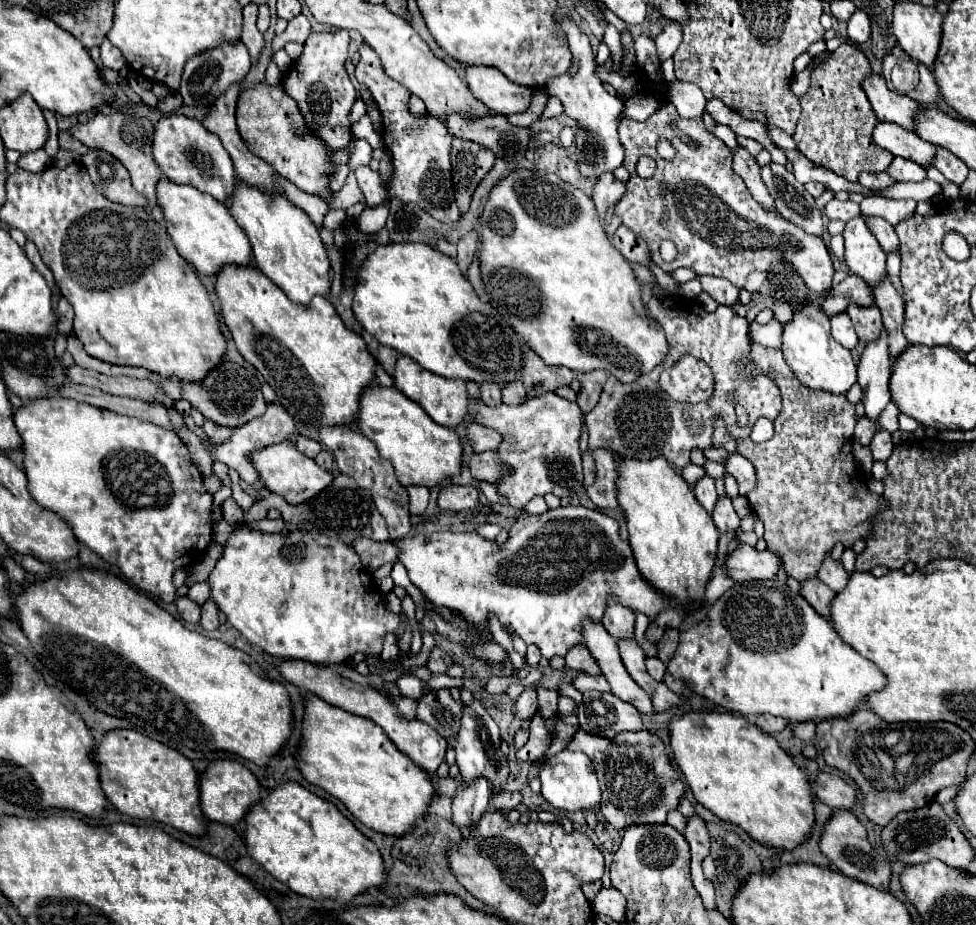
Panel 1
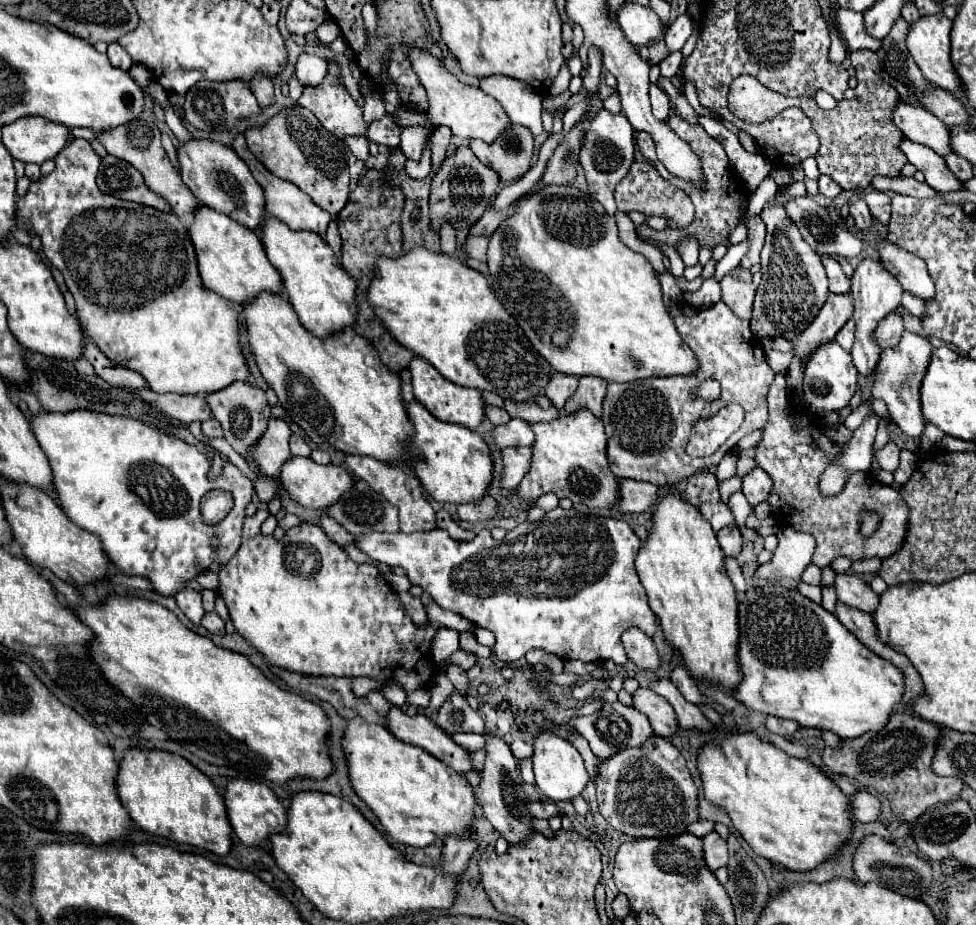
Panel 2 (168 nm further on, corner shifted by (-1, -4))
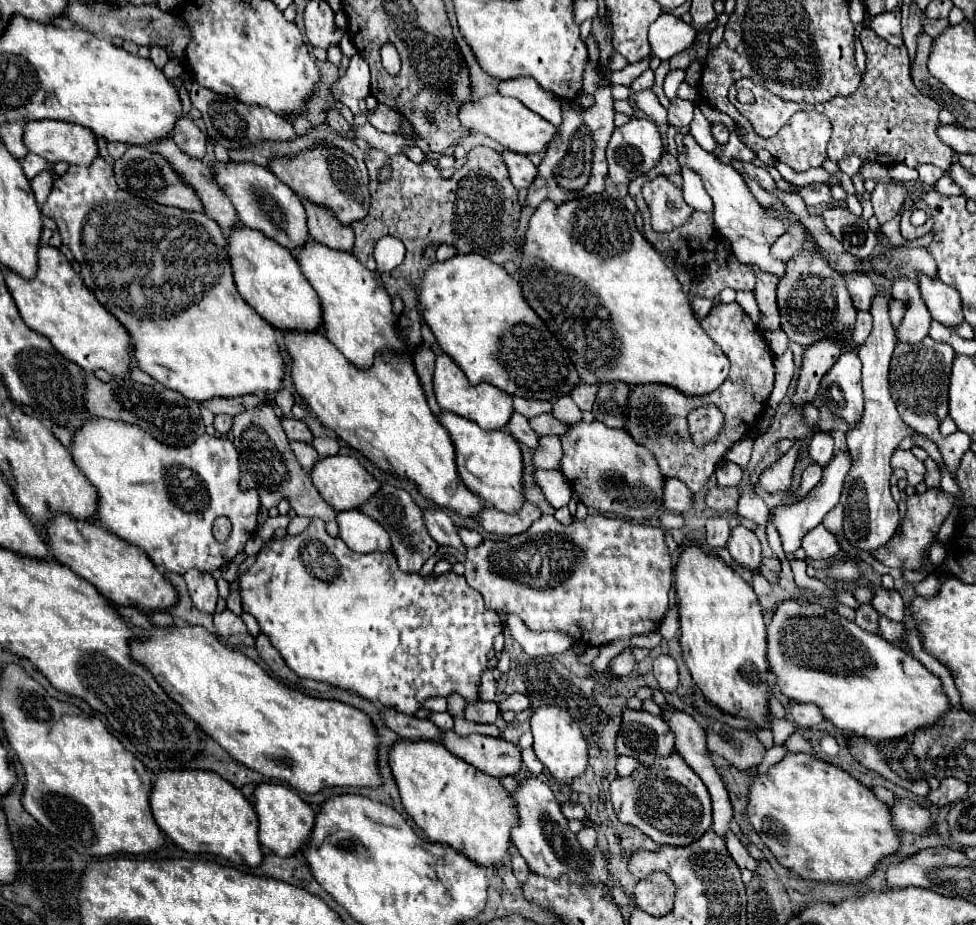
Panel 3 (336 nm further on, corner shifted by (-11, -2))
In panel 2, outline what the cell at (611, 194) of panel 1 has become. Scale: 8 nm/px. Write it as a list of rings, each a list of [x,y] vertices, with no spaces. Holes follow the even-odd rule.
[[[635,162],[631,166],[629,174],[615,188],[615,200],[619,210],[637,210],[645,216],[661,216],[667,220],[669,228],[685,228],[687,222],[693,222],[693,202],[685,196],[685,192],[663,180],[649,162]]]

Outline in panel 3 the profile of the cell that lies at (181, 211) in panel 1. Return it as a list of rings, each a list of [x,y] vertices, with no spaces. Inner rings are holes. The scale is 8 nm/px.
[[[239,224],[239,228],[235,228],[235,232],[231,232],[227,236],[227,256],[231,260],[233,280],[235,280],[239,296],[243,296],[243,300],[271,326],[275,326],[279,330],[295,330],[295,328],[297,330],[317,330],[321,326],[319,298],[317,298],[315,290],[311,288],[311,284],[301,276],[299,264],[287,248],[283,248],[281,244],[277,244],[271,238],[265,238],[263,232],[251,230],[251,228]]]

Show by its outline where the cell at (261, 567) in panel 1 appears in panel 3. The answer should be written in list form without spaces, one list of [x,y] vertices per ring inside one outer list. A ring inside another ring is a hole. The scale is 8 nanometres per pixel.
[[[315,518],[311,520],[311,524],[307,526],[307,530],[299,536],[285,536],[281,540],[271,540],[267,542],[261,552],[257,554],[253,566],[241,576],[241,602],[243,602],[243,610],[249,612],[251,616],[255,616],[255,620],[259,622],[259,628],[265,636],[269,636],[271,644],[279,650],[279,654],[283,656],[285,664],[299,676],[299,678],[311,678],[311,680],[319,680],[319,682],[329,682],[337,688],[343,690],[351,690],[357,692],[359,696],[367,698],[367,700],[377,700],[385,706],[393,706],[395,710],[413,716],[421,702],[429,696],[449,696],[453,692],[461,694],[463,698],[467,698],[471,704],[477,702],[477,686],[479,686],[479,676],[481,672],[487,668],[487,654],[491,652],[493,646],[493,638],[497,634],[503,632],[503,624],[499,620],[499,616],[491,610],[485,608],[483,598],[477,590],[473,590],[463,576],[447,572],[441,576],[427,576],[421,578],[419,574],[407,574],[401,572],[395,560],[393,552],[377,552],[377,554],[357,554],[351,552],[347,548],[347,544],[343,544],[341,538],[331,538],[325,530],[325,522]]]

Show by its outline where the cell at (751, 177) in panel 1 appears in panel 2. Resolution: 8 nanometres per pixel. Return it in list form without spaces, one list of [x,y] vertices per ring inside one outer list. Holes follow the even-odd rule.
[[[783,206],[763,208],[761,220],[767,226],[767,238],[761,250],[763,278],[755,294],[751,330],[757,338],[781,336],[785,340],[795,340],[815,320],[829,296],[827,274],[821,256],[801,238],[801,232],[793,226]]]

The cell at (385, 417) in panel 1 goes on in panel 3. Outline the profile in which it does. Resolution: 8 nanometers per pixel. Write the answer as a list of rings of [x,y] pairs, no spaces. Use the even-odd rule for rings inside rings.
[[[441,412],[437,420],[453,440],[457,454],[457,472],[465,488],[479,496],[485,506],[497,508],[507,514],[517,512],[525,498],[521,494],[521,450],[513,436],[507,430],[481,430],[473,420],[461,418],[451,412]]]

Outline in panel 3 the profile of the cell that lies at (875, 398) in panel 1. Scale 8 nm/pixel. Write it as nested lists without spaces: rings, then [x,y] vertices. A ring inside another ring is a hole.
[[[839,452],[825,468],[823,468],[823,478],[821,482],[817,484],[817,488],[799,504],[795,506],[775,506],[773,512],[775,512],[775,526],[779,530],[779,536],[781,536],[781,542],[783,542],[783,550],[785,554],[793,554],[799,546],[801,546],[801,538],[813,530],[815,526],[821,524],[823,516],[835,508],[839,504],[839,496],[843,494],[843,480],[847,478],[847,472],[851,470],[851,454],[849,452]]]

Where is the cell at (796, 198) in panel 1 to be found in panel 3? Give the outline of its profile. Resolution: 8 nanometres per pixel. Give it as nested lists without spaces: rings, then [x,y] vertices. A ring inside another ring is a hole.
[[[827,208],[817,212],[817,216],[825,222],[825,228],[843,242],[845,250],[855,258],[869,258],[873,248],[877,246],[875,232],[863,222],[861,216],[851,214],[845,208]]]

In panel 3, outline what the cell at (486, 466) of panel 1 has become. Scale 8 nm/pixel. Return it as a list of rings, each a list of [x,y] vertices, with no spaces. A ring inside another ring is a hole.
[[[541,436],[537,448],[533,448],[533,466],[553,470],[561,460],[561,444],[557,436]]]

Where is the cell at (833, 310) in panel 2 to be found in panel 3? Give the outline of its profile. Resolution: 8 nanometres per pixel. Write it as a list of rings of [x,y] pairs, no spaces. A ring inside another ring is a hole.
[[[843,338],[819,340],[819,344],[811,344],[811,348],[803,348],[797,392],[793,396],[795,406],[801,406],[815,398],[821,378],[827,374],[827,370],[841,356],[843,348],[845,348]]]

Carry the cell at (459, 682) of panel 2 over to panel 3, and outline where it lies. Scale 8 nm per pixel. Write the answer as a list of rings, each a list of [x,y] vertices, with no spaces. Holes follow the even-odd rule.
[[[485,670],[481,674],[481,682],[479,682],[479,700],[483,700],[483,702],[493,700],[495,698],[495,688],[497,688],[497,684],[495,684],[495,678],[493,678],[491,670]]]

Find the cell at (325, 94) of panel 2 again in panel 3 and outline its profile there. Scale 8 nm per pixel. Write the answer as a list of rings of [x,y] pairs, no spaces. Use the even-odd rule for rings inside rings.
[[[379,104],[375,110],[367,110],[367,120],[379,132],[395,134],[399,130],[399,112],[395,112],[389,106],[383,106],[383,104]]]

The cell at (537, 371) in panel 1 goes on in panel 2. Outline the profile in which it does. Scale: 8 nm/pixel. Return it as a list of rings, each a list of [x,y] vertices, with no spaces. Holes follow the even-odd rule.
[[[553,374],[549,386],[545,388],[545,396],[553,402],[555,408],[563,408],[567,400],[575,394],[579,380],[575,376],[563,376],[563,374]]]

